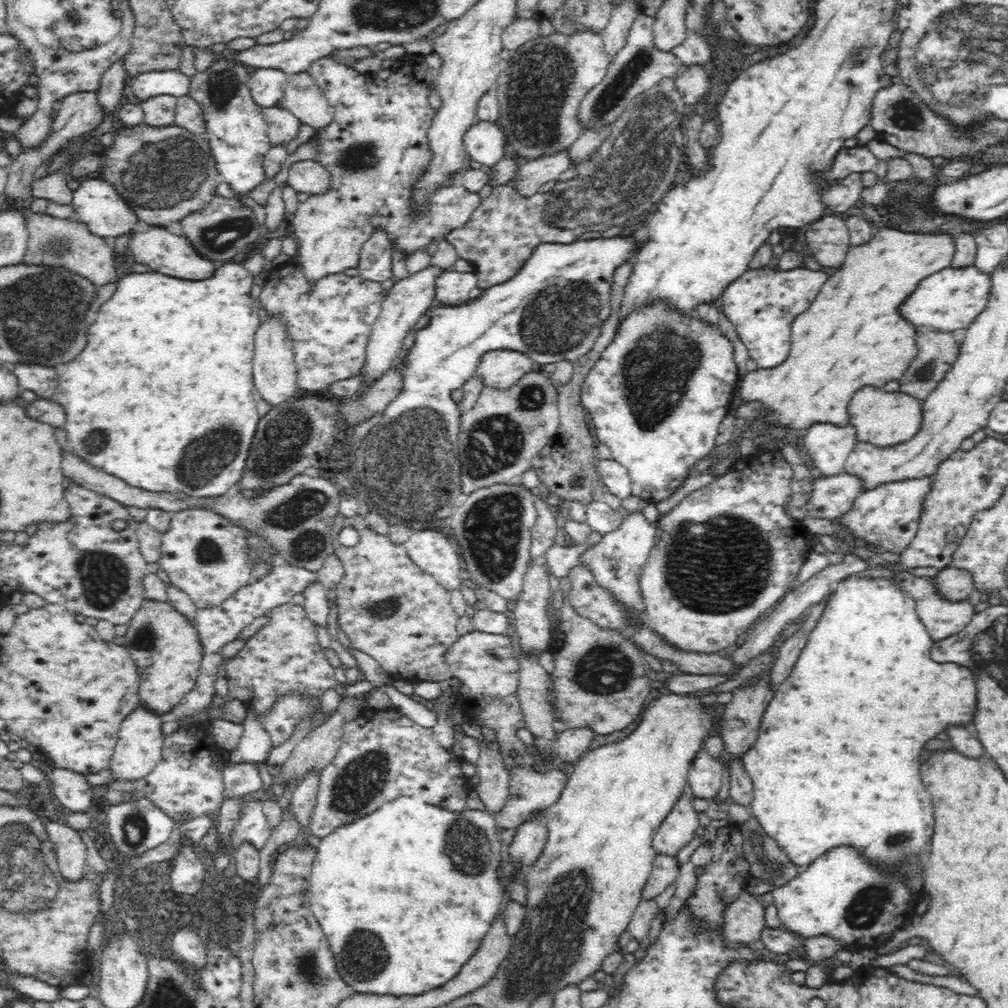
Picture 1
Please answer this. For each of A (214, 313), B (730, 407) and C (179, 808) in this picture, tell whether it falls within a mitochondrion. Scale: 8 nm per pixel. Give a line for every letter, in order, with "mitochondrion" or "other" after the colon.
A: other
B: other
C: other

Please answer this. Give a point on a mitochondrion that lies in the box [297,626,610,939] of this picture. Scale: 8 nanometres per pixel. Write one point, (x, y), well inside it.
(358, 785)

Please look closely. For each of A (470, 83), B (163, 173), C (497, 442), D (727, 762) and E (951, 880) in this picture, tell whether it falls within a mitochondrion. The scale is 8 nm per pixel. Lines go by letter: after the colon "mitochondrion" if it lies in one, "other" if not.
A: other
B: mitochondrion
C: mitochondrion
D: other
E: other

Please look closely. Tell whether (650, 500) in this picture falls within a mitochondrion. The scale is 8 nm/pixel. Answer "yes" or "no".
no

